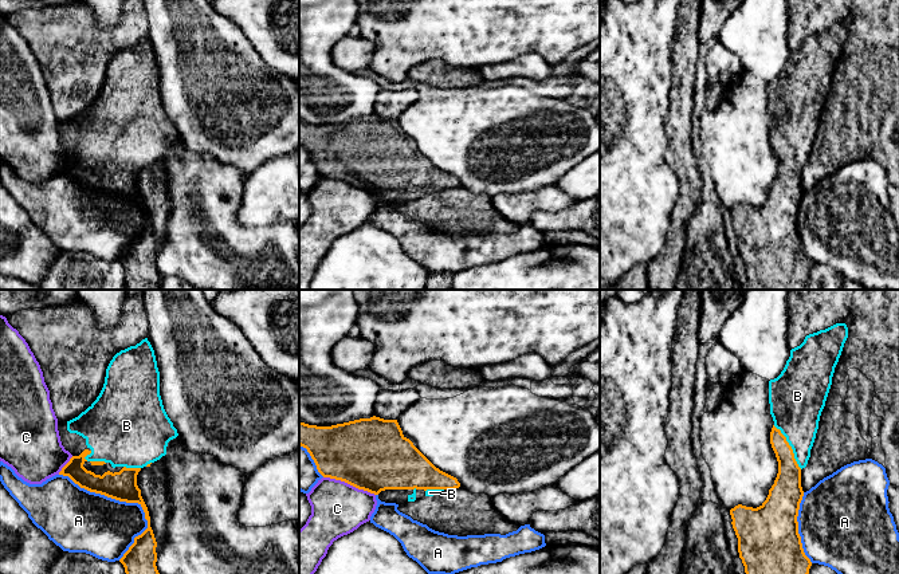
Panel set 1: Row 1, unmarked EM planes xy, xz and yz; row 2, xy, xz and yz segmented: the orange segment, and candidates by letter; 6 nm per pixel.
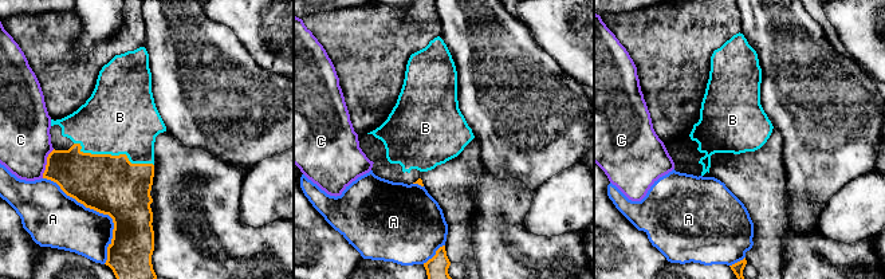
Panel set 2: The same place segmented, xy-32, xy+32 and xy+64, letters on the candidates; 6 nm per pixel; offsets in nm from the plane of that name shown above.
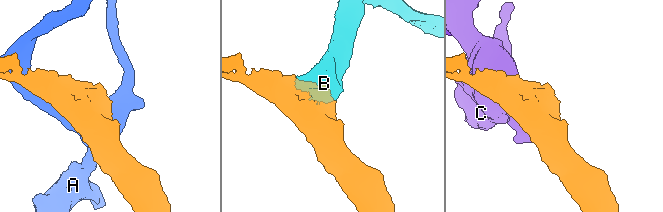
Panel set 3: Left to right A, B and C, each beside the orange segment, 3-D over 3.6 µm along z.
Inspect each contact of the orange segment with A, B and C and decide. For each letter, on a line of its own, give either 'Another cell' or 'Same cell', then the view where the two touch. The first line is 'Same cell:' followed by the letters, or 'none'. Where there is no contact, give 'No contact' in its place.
Same cell: B
A: Another cell. Touches orange in xy
B: Same cell. Touches orange in yz
C: Another cell. Touches orange in xz

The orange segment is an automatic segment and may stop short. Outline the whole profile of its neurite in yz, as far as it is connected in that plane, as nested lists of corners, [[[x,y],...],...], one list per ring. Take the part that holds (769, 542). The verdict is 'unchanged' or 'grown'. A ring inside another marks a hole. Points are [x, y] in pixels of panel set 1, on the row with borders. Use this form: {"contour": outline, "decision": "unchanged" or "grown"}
{"contour": [[[836,323],[825,330],[806,335],[800,346],[790,350],[790,357],[781,374],[769,381],[770,414],[774,421],[770,432],[770,444],[778,461],[778,473],[766,500],[759,507],[753,508],[738,504],[730,510],[731,524],[738,538],[738,553],[746,574],[809,574],[812,562],[804,553],[797,522],[800,503],[804,496],[801,469],[806,467],[810,457],[820,416],[847,338],[848,327],[845,323]]], "decision": "grown"}

